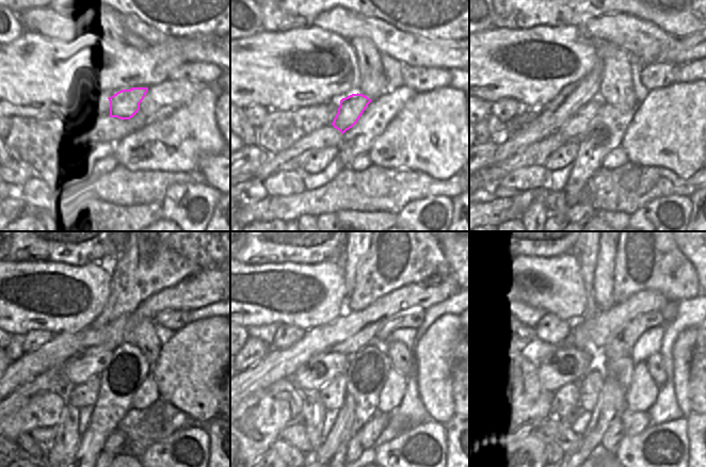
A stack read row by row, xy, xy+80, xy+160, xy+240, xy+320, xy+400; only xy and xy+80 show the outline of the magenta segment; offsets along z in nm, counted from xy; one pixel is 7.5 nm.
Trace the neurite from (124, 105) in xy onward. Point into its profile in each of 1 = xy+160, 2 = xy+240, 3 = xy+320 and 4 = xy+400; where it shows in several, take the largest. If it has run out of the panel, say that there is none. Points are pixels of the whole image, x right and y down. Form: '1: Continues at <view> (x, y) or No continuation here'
1: Continues at xy+160 (577, 124)
2: Continues at xy+240 (83, 366)
3: Continues at xy+320 (311, 375)
4: Continues at xy+400 (567, 365).

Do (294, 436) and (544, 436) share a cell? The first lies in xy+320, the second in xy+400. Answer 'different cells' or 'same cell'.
same cell

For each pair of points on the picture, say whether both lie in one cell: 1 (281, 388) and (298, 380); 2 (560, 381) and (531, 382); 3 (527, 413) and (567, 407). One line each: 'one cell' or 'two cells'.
1: two cells
2: one cell
3: two cells

